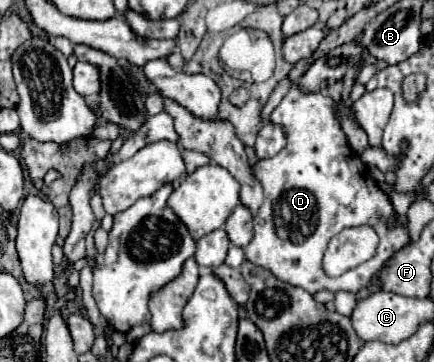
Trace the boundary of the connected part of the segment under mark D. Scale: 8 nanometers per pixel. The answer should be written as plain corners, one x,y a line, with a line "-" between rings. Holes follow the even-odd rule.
292,83
282,103
270,115
270,121
274,125
284,125
286,147
270,159
260,159
258,165
254,167
254,175
264,187
264,205
254,217
254,237
244,247
244,255
254,265
268,269
276,279
302,287
310,295
322,289
328,289
332,293
338,293
338,291
358,293
372,279
372,275
392,257
392,253
400,251
410,241
408,229
400,221
398,213
394,211
390,197
380,189
372,173
366,173
366,165
350,149
336,111
338,111
338,101
334,101
332,97
326,97
322,93
304,93
298,83
-
356,225
370,225
376,229
380,237
376,255
370,261
342,273
340,277
328,277
322,269
322,257
328,241
342,229
356,227

